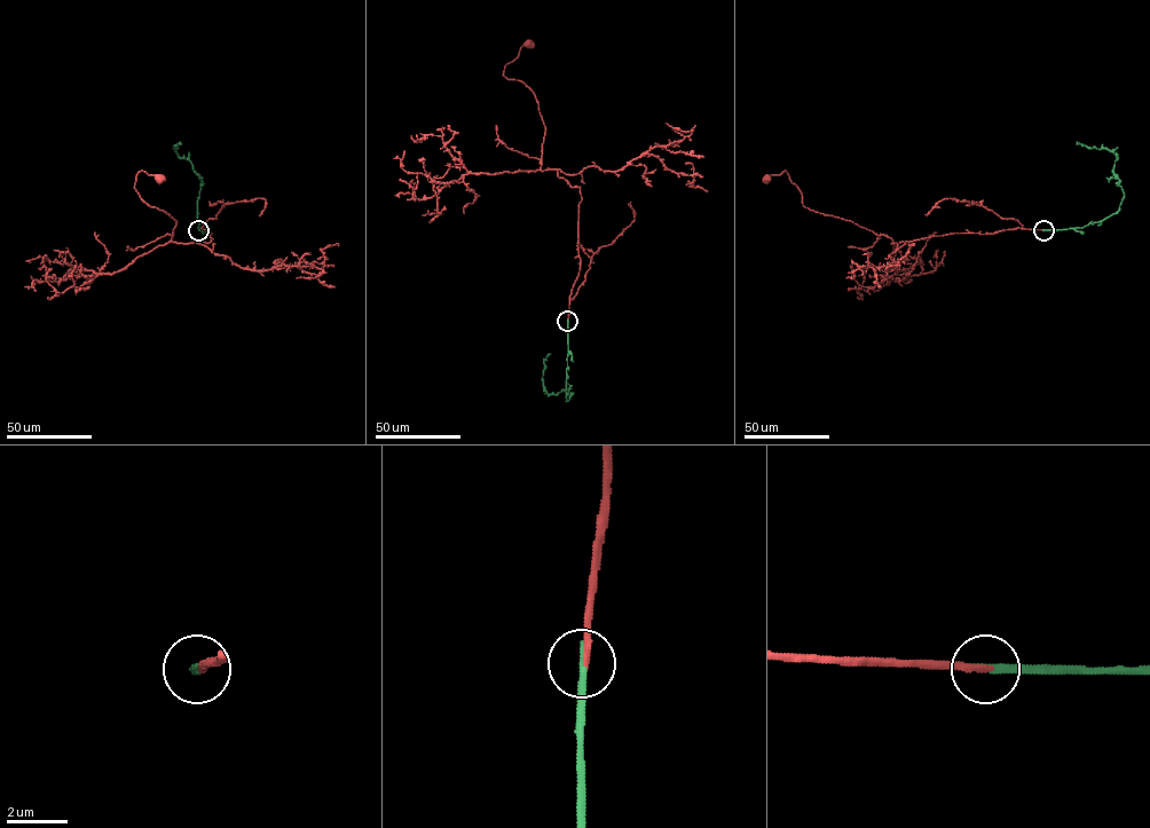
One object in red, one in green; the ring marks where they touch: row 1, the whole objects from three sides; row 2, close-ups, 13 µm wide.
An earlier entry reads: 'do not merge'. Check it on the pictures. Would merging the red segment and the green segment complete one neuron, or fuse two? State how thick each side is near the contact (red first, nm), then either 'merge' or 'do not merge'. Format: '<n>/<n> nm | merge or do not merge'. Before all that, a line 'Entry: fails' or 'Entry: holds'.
Entry: fails
240/260 nm | merge

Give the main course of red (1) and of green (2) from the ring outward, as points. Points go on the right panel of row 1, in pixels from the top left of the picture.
1: (1044, 230), (954, 233), (892, 244), (890, 237), (803, 205), (802, 194), (785, 171), (768, 179)
2: (1044, 230), (1082, 228), (1101, 222), (1119, 210), (1124, 191), (1112, 172), (1117, 157), (1105, 149), (1077, 144)

